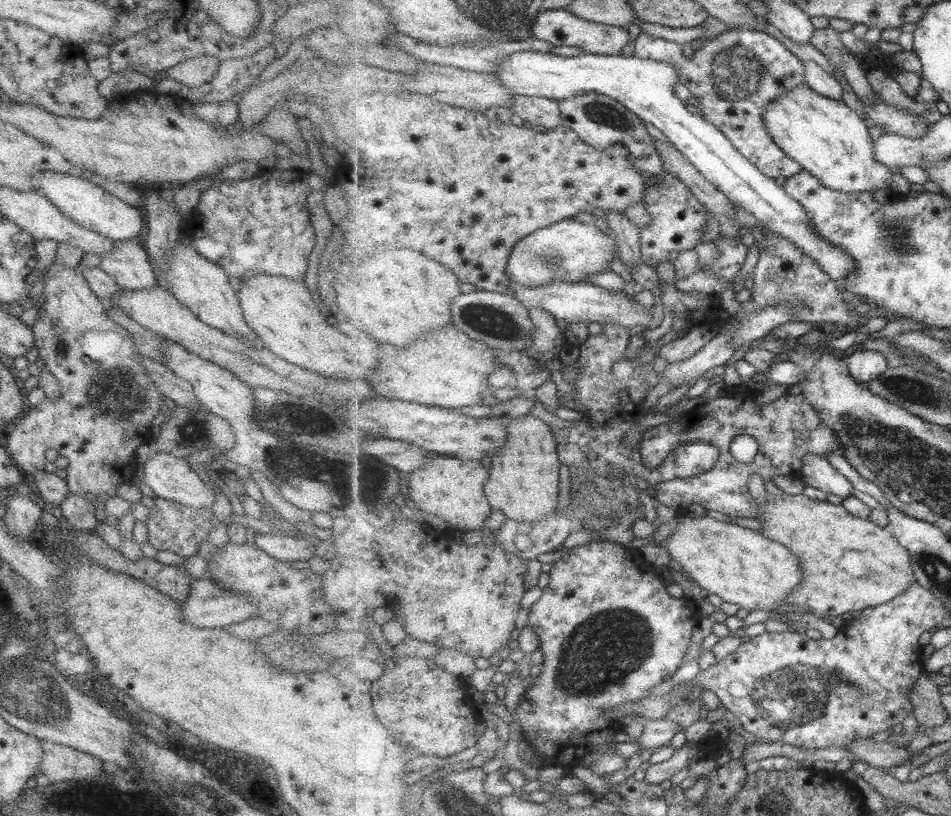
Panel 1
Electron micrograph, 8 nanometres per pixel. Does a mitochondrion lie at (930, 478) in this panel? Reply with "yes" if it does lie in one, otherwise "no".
yes

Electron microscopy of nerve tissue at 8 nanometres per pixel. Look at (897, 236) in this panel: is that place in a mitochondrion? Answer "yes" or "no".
yes

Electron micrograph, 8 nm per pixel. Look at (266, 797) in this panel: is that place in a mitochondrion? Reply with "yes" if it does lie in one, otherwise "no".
no

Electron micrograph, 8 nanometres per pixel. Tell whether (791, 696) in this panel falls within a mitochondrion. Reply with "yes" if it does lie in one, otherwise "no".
yes

